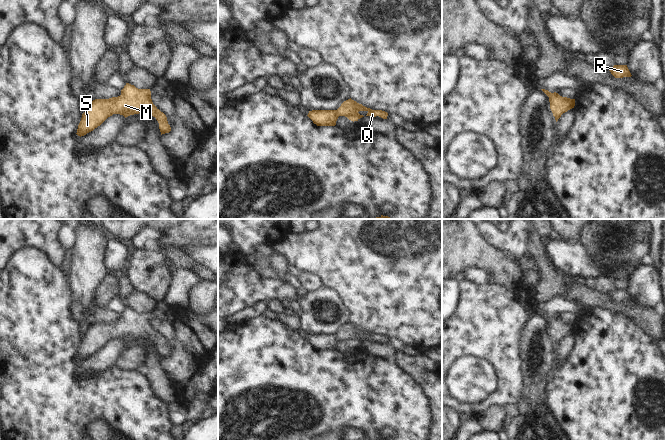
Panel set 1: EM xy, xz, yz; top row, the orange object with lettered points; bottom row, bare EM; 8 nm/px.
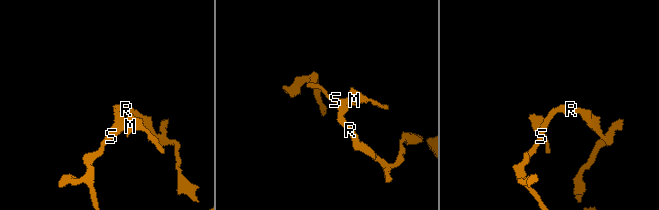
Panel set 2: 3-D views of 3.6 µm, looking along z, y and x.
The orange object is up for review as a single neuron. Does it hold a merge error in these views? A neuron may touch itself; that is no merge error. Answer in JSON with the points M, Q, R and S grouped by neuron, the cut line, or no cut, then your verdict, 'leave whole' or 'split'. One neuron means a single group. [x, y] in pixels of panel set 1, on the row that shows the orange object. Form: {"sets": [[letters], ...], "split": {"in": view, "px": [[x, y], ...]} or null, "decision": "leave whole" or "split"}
{"sets": [["M", "Q", "R", "S"]], "split": null, "decision": "leave whole"}

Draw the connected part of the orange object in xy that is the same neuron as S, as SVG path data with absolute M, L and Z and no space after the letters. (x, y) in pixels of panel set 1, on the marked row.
M126 83L120 96L89 102L82 114L76 134L80 137L86 135L113 114L120 114L126 118L139 113L155 117L161 135L171 131L166 115L153 104L150 89L138 89Z

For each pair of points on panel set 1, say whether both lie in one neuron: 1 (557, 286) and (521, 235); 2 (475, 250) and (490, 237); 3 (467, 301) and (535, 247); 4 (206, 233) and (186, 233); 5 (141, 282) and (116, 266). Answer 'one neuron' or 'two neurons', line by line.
1: two neurons
2: two neurons
3: two neurons
4: one neuron
5: two neurons

